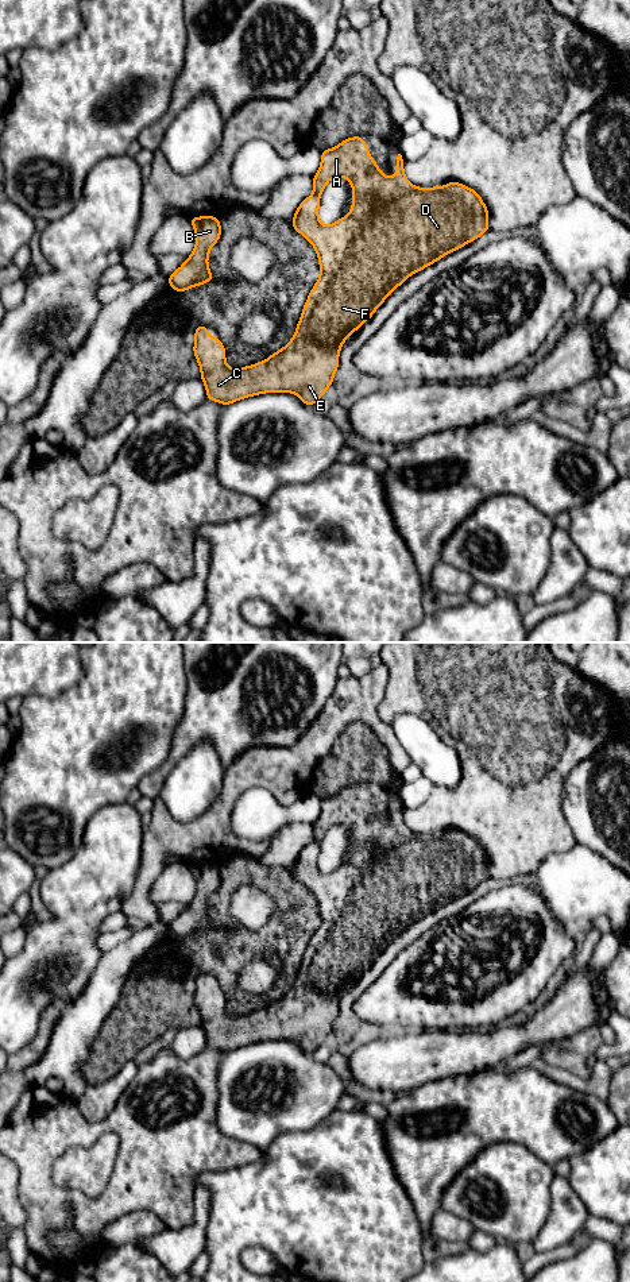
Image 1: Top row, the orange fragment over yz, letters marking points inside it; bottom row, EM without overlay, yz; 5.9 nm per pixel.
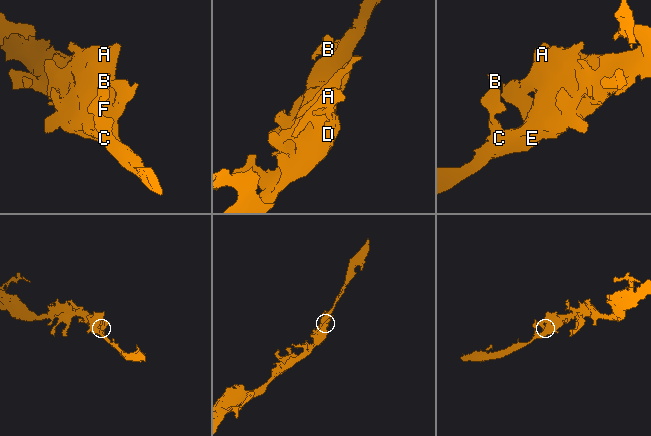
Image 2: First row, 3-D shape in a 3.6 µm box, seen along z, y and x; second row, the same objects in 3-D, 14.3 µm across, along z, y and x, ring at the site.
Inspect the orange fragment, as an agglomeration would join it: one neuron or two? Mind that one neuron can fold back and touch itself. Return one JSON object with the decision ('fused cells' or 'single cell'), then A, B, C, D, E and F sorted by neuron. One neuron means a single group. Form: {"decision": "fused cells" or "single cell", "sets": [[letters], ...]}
{"decision": "single cell", "sets": [["A", "B", "C", "D", "E", "F"]]}

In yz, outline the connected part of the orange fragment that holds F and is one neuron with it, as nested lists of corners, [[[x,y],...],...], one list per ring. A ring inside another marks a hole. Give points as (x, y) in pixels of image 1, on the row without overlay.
[[[363,784],[348,785],[321,799],[313,842],[299,852],[291,870],[316,896],[320,910],[320,926],[308,943],[295,982],[264,1009],[232,1018],[225,1009],[221,988],[209,984],[206,973],[198,973],[193,1000],[201,1016],[206,1047],[227,1054],[263,1040],[295,1040],[305,1053],[313,1054],[333,1031],[345,986],[372,965],[390,941],[413,920],[490,879],[488,857],[478,839],[455,829],[444,835],[416,835],[405,825],[403,814],[398,802],[395,825],[386,825],[370,803]],[[335,825],[351,830],[353,853],[343,866],[322,873],[318,868],[320,843]]]

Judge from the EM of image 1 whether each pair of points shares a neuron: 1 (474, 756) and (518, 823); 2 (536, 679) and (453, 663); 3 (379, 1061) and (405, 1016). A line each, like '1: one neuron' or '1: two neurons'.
1: one neuron
2: one neuron
3: two neurons

